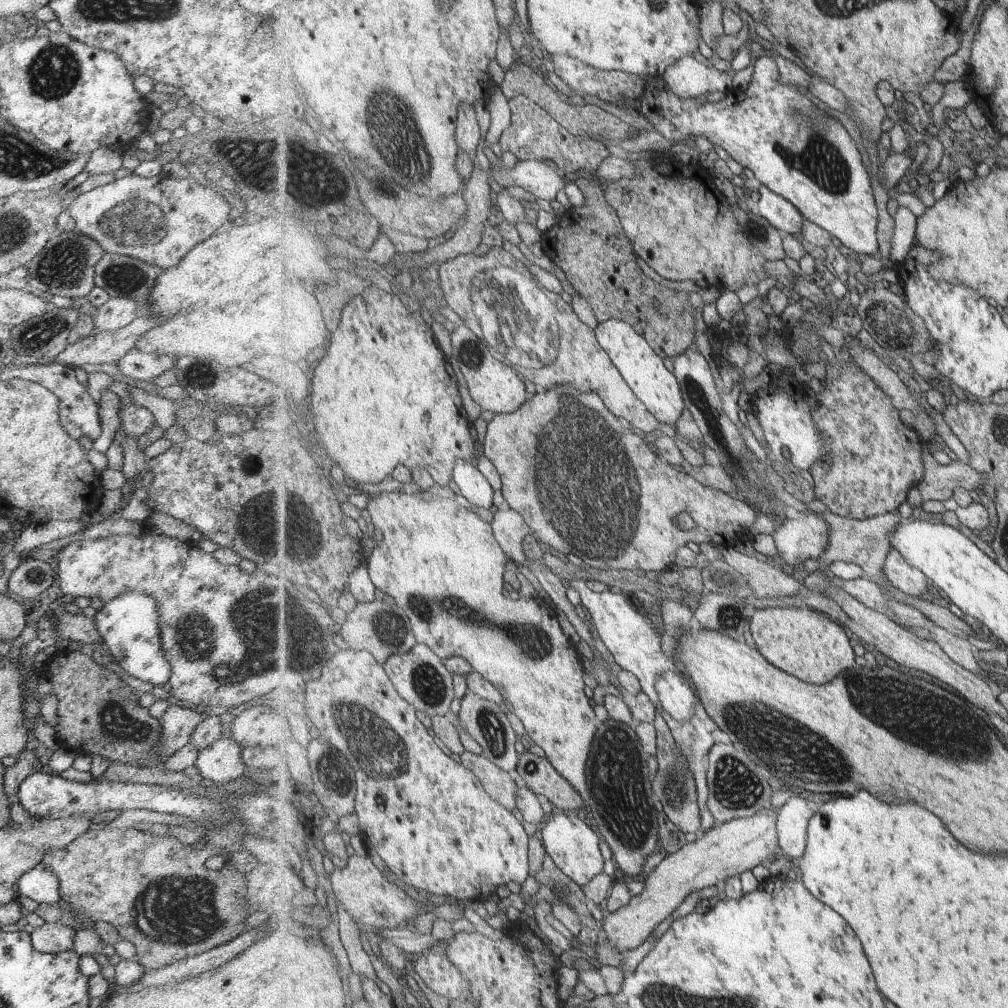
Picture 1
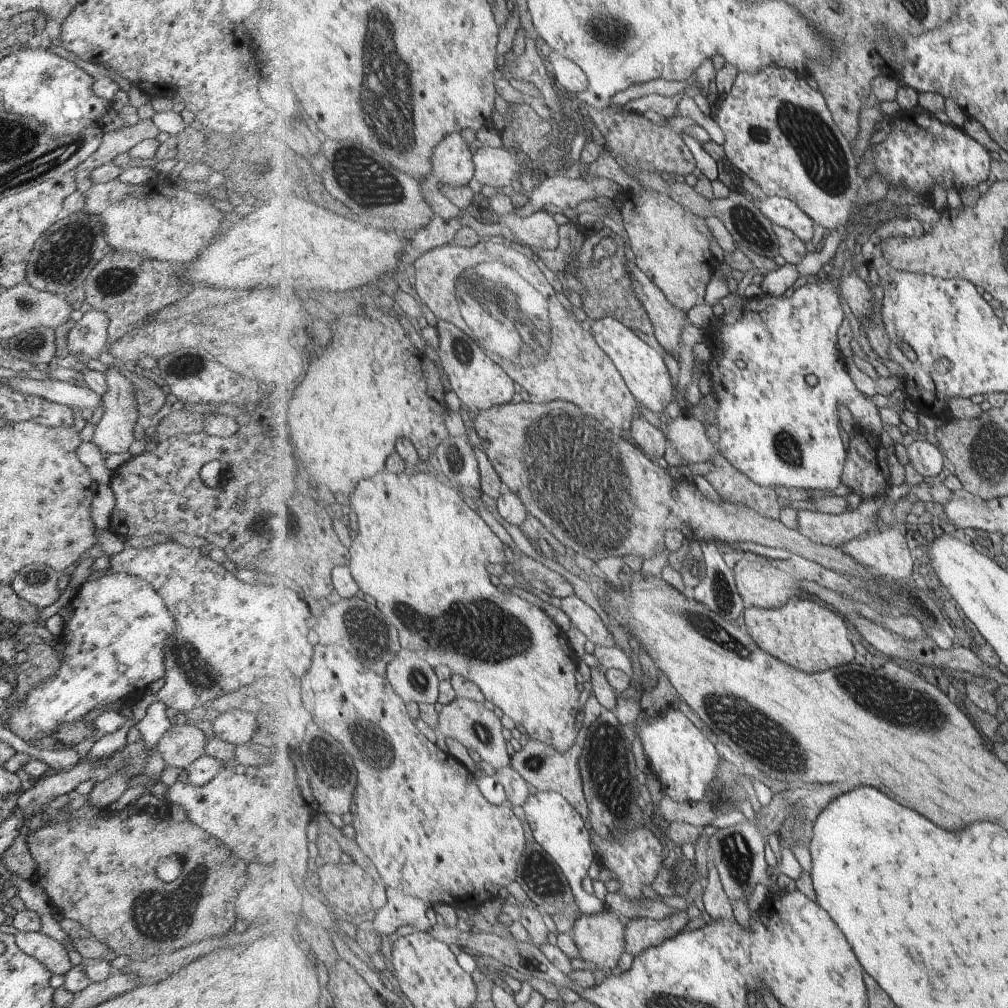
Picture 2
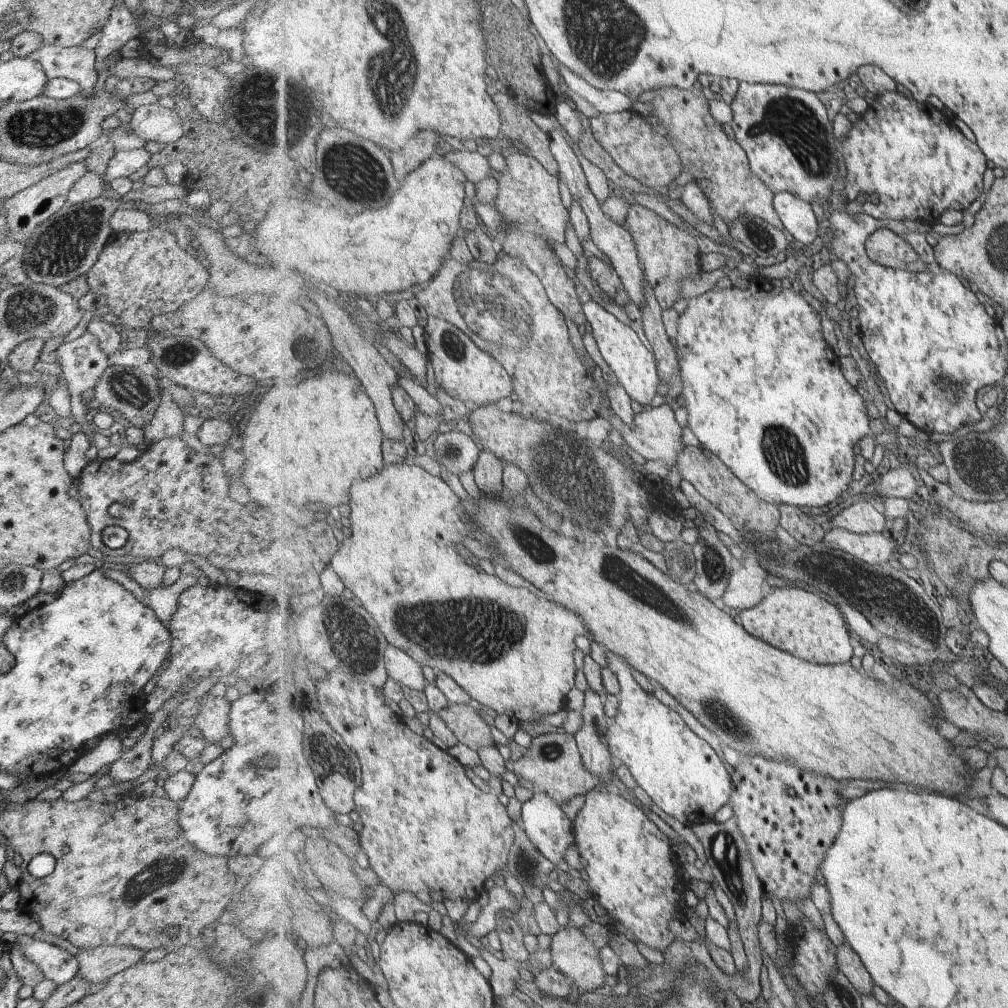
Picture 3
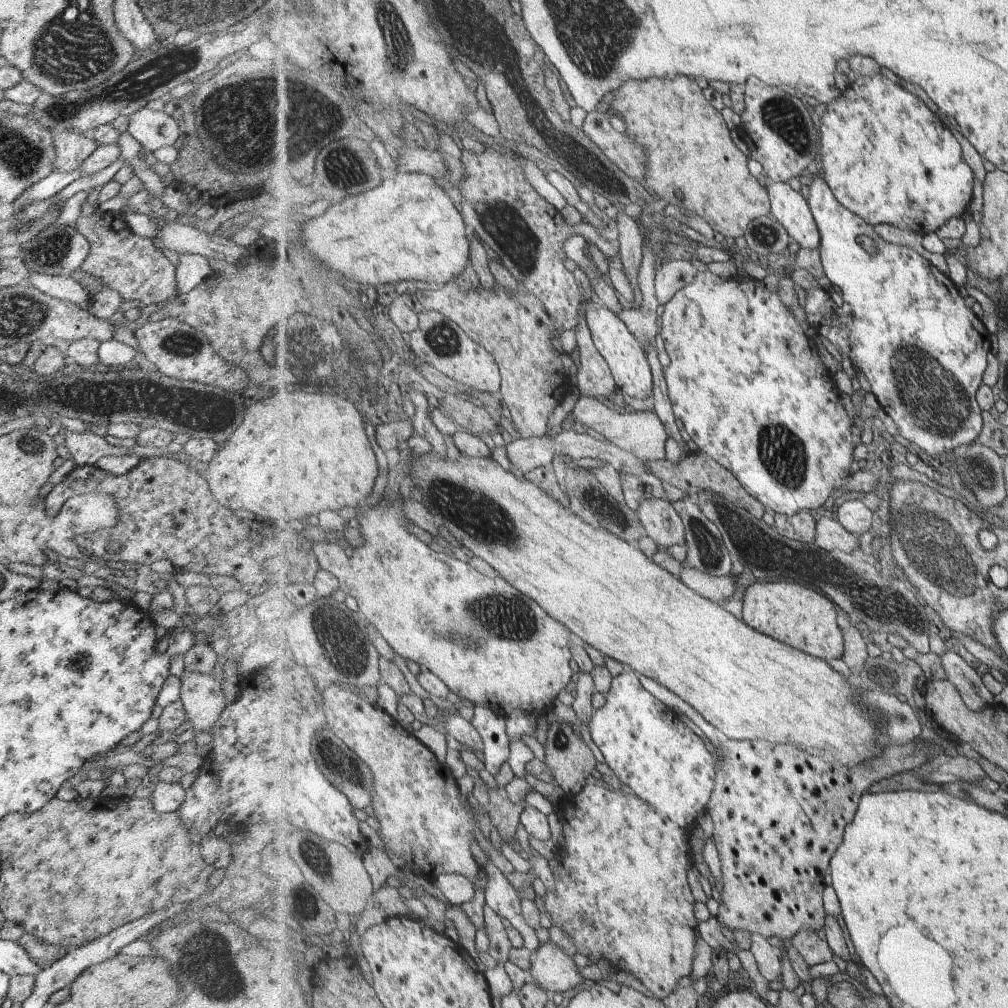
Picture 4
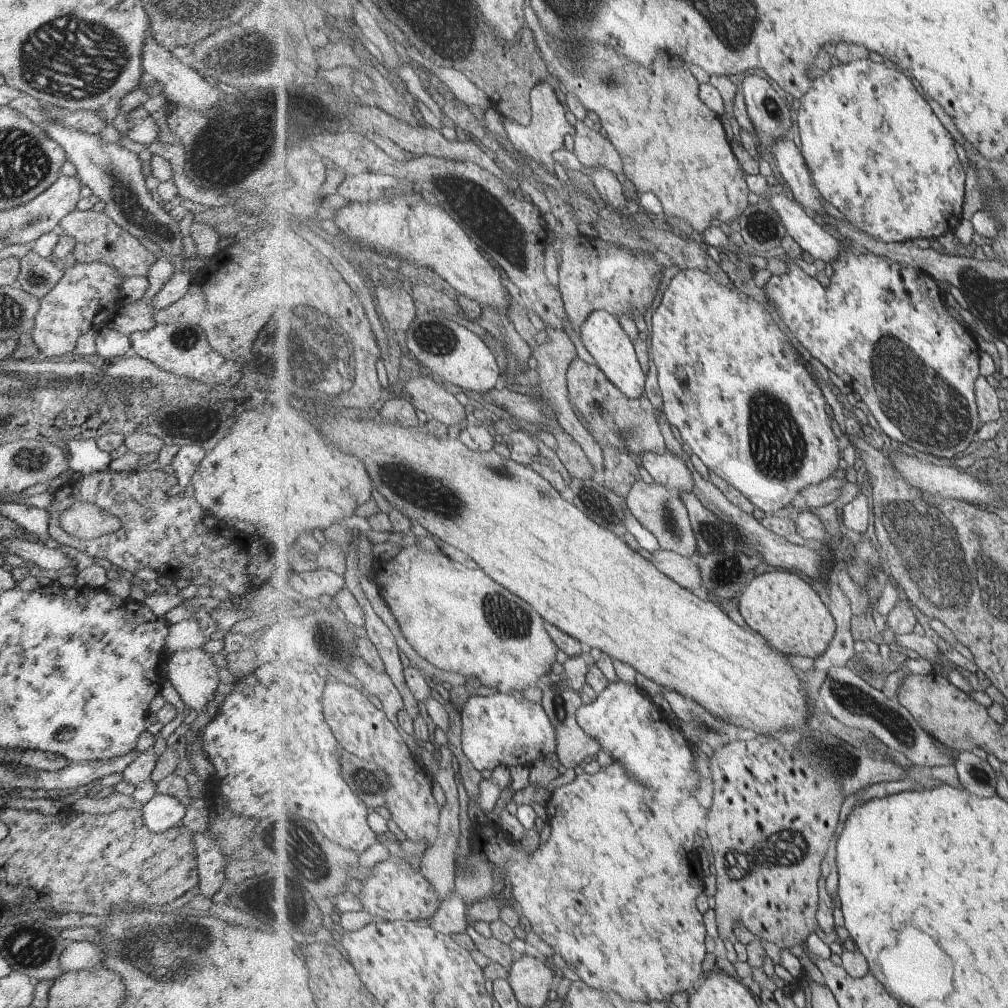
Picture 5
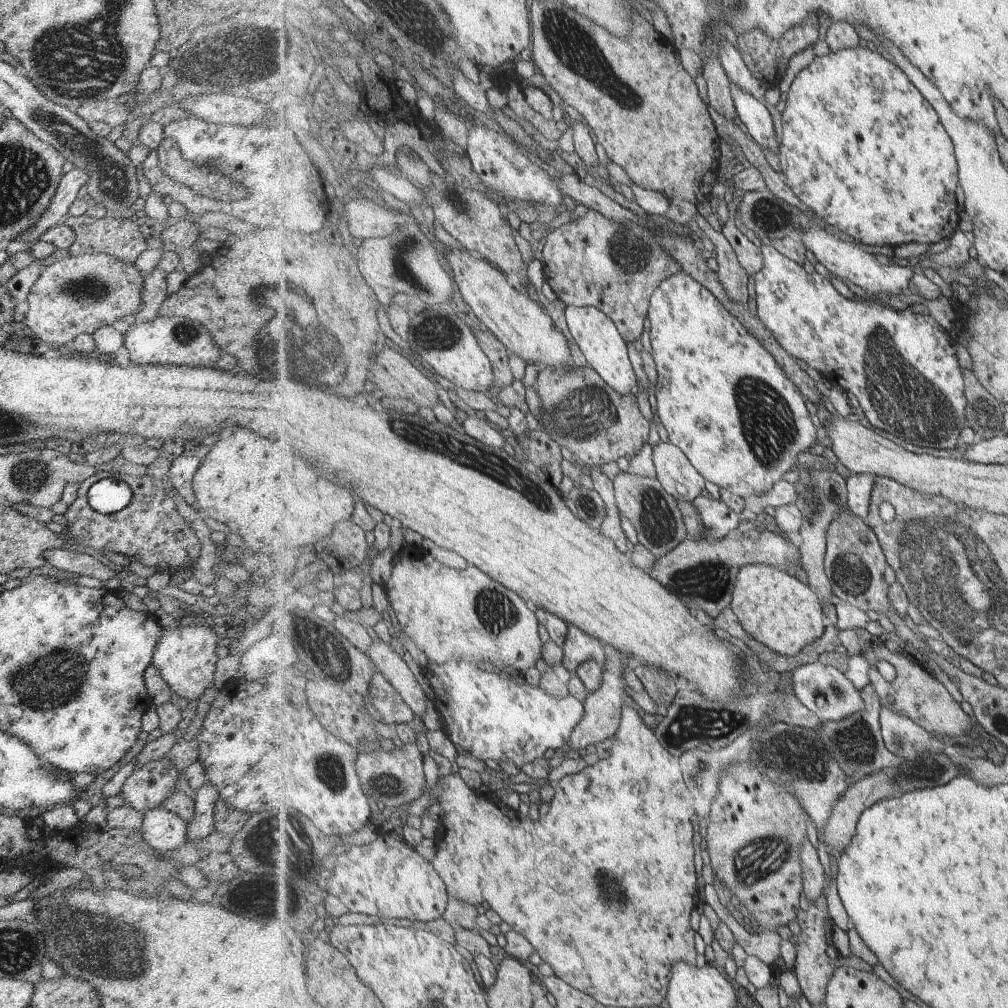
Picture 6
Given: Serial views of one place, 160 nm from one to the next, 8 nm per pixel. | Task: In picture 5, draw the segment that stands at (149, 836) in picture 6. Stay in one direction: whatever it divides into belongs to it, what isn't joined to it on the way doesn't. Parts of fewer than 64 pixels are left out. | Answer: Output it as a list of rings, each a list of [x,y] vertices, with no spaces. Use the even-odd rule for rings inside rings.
[[[155,793],[142,807],[144,825],[154,833],[180,824],[185,804],[174,796]]]

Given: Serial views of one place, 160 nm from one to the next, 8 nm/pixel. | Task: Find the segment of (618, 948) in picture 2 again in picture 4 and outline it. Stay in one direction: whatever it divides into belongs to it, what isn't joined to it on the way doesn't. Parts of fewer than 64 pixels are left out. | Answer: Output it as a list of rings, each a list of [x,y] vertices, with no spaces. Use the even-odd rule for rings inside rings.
[[[547,941],[535,951],[526,976],[527,979],[537,982],[541,988],[545,988],[548,993],[558,992],[567,995],[585,982],[579,969],[573,956],[569,956],[553,942]]]

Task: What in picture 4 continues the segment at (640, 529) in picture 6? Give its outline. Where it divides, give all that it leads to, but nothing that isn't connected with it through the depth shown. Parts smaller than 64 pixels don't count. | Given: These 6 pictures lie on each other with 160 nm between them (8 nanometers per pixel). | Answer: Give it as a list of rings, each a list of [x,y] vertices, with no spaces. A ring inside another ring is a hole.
[[[649,498],[638,503],[636,514],[647,535],[660,546],[685,545],[687,532],[683,518],[667,499]]]

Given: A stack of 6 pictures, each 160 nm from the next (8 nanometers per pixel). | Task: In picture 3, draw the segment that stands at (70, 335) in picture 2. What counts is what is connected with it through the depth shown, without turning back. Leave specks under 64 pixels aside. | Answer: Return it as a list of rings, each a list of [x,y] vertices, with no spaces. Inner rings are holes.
[[[86,333],[65,343],[60,343],[55,350],[56,361],[65,378],[69,392],[81,393],[87,388],[95,388],[108,359],[99,349],[99,340],[95,335]]]

